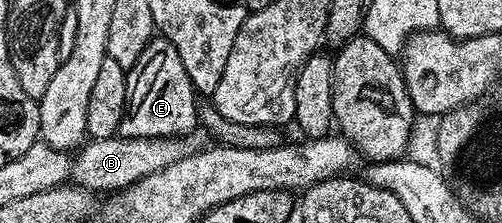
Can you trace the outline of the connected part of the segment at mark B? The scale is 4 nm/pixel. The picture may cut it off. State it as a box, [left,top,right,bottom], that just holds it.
[71,130,206,194]

